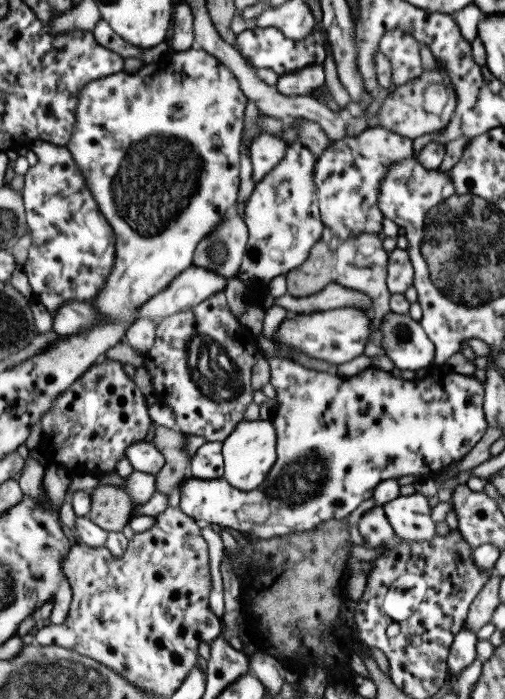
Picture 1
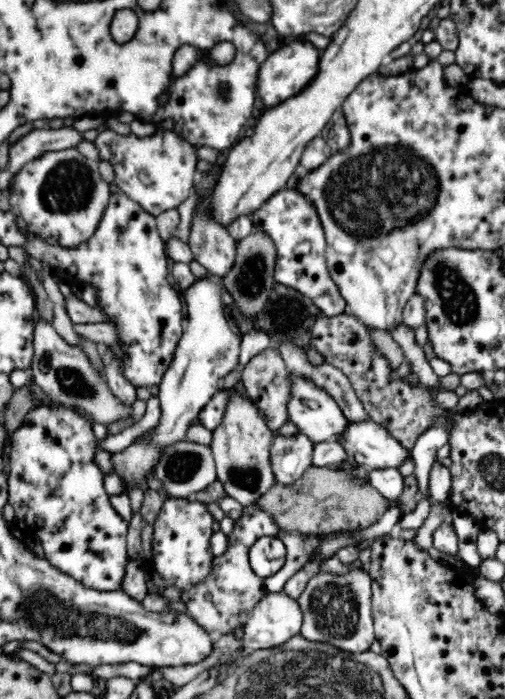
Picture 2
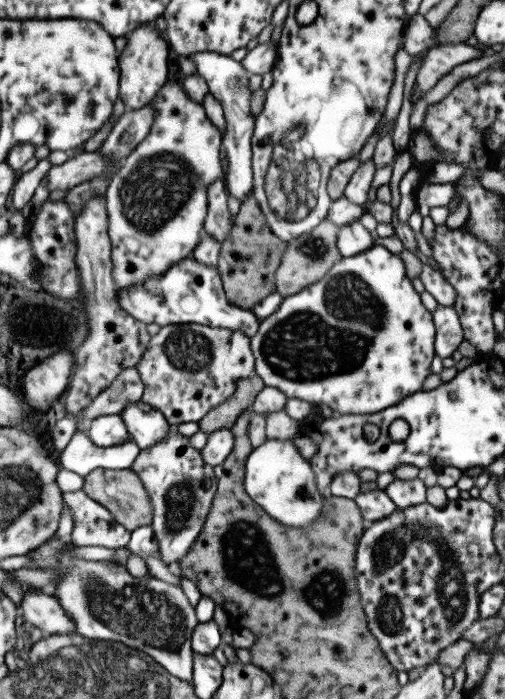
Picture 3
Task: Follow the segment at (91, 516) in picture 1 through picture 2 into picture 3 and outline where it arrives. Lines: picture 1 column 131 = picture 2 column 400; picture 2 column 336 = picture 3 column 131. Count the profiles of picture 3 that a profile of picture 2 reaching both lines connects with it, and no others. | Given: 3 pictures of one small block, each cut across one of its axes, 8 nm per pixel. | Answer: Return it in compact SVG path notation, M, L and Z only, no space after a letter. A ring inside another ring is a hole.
M95 468L83 478L82 491L91 500L104 506L109 514L129 532L147 526L152 519L152 508L149 497L139 478L130 470L108 470Z

